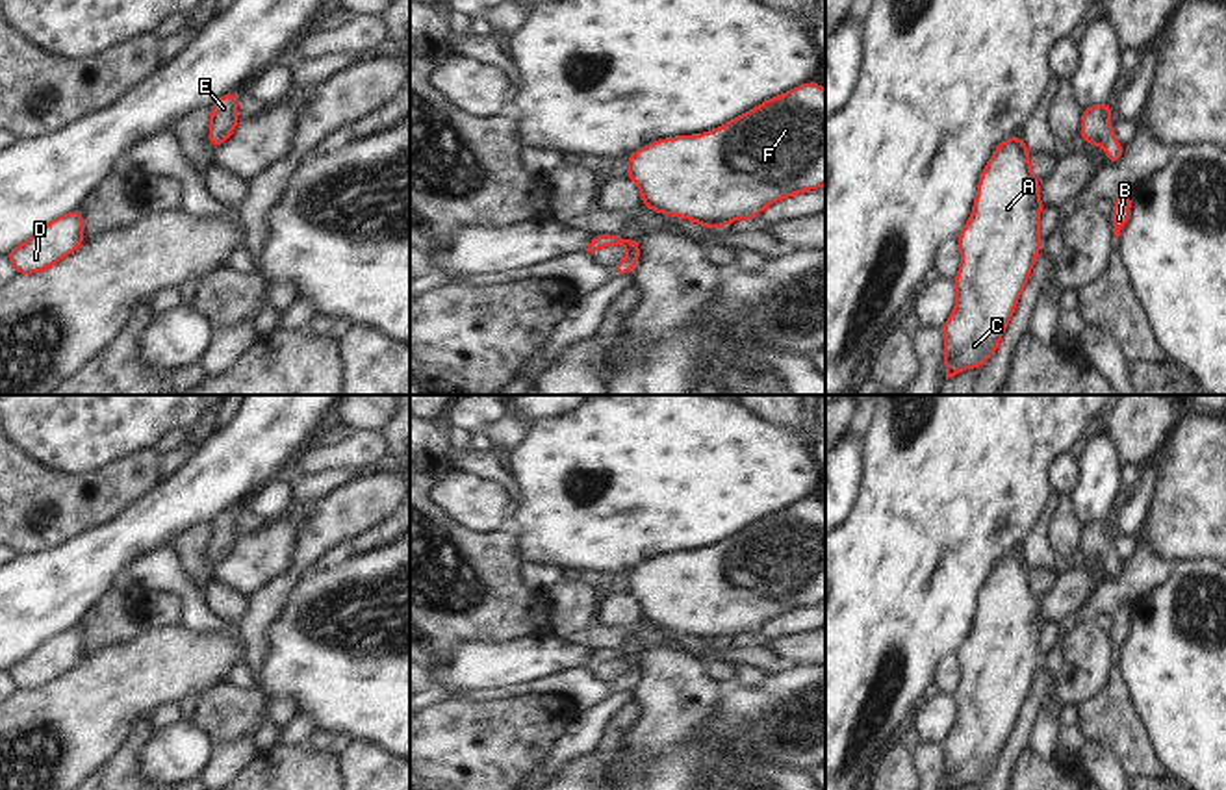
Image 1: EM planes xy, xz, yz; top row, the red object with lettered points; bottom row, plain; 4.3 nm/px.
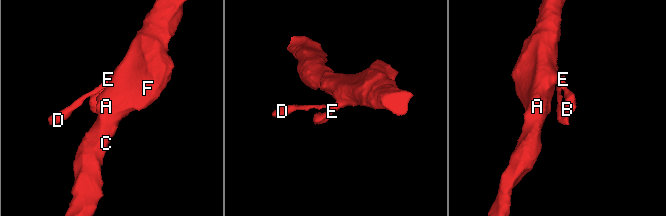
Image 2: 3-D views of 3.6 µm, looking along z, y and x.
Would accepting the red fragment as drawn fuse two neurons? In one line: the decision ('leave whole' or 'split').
leave whole

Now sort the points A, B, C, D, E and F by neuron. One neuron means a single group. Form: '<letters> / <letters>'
A B C D E F

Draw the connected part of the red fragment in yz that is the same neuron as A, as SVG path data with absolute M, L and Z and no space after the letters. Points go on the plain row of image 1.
M1022 551L1007 553L981 588L974 627L957 653L963 671L953 695L957 720L942 742L946 790L957 790L966 783L981 784L994 770L1041 668L1041 595L1031 592L1029 571Z

